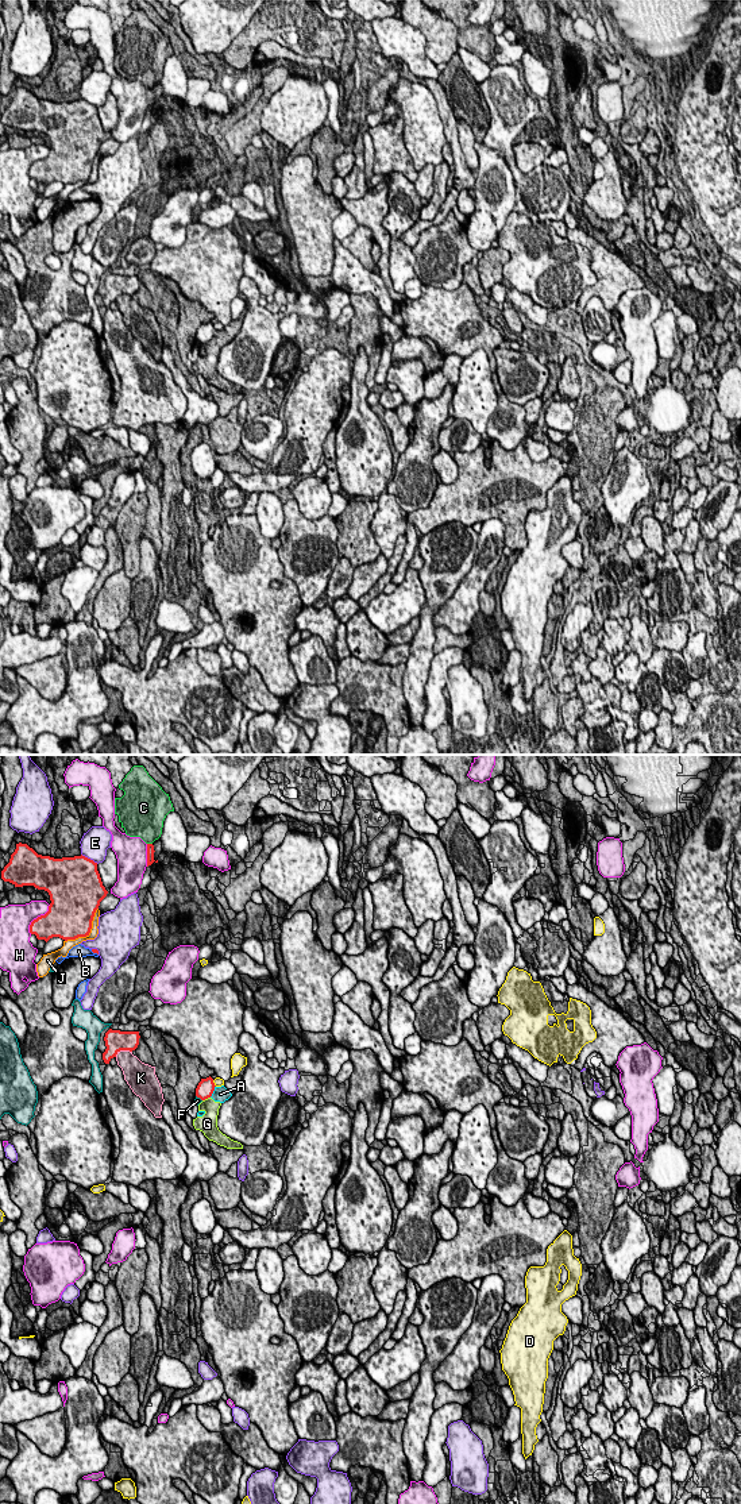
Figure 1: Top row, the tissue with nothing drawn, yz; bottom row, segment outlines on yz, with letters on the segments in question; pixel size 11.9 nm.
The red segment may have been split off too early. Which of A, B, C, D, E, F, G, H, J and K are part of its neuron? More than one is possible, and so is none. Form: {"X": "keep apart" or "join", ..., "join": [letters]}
{"A": "keep apart", "B": "keep apart", "C": "keep apart", "D": "keep apart", "E": "keep apart", "F": "keep apart", "G": "keep apart", "H": "keep apart", "J": "keep apart", "K": "keep apart", "join": []}

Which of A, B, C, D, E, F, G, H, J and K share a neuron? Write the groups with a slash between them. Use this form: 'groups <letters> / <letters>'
groups A G / B / C / D / E / F / H / J / K

